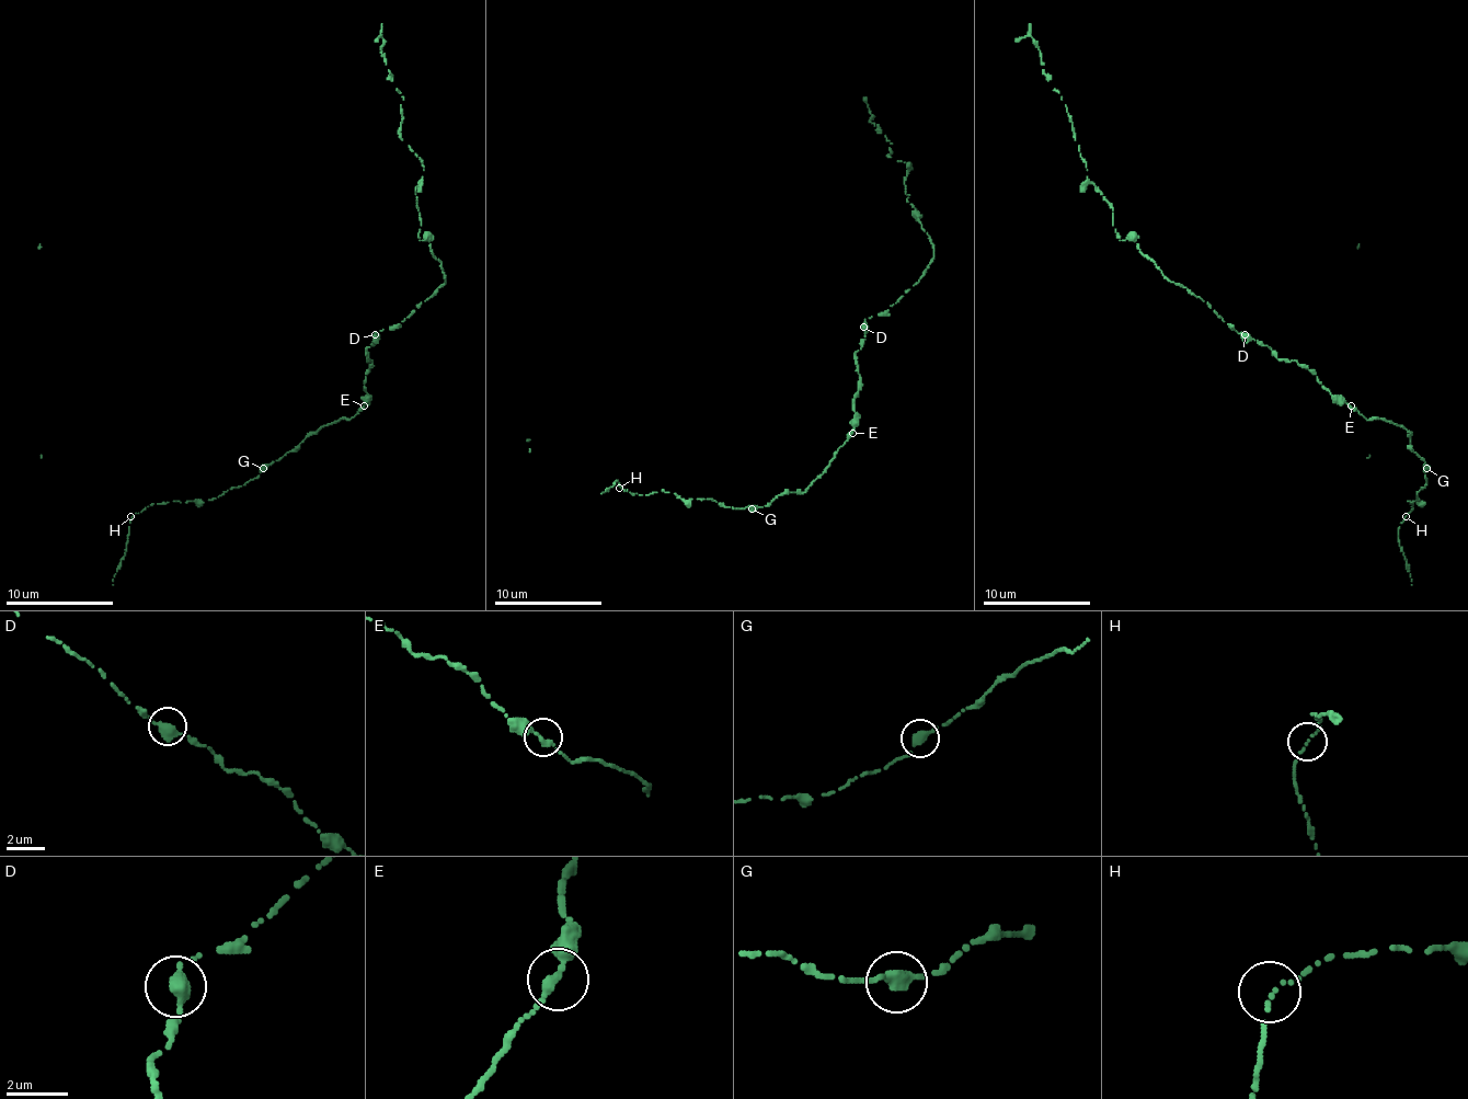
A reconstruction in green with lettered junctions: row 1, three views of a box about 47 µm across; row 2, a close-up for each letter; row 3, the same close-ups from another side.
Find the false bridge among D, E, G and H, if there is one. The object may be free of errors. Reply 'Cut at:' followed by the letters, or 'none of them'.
Cut at: none of them

